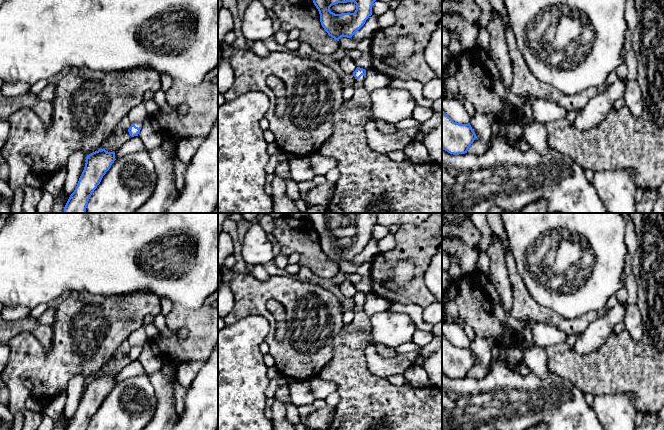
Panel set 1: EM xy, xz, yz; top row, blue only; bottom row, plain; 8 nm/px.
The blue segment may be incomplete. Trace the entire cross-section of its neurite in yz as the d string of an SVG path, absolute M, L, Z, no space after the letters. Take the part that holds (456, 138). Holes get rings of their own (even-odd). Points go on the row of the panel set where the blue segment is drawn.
M442 110L443 150L453 155L465 154L476 138L470 123L456 123Z

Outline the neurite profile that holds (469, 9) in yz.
M442 0L442 17L450 11L462 15L468 23L479 27L481 8L474 0Z

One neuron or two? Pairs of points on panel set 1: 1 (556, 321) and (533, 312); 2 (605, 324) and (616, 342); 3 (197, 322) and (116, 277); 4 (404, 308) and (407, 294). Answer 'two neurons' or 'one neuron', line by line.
1: one neuron
2: two neurons
3: two neurons
4: two neurons

